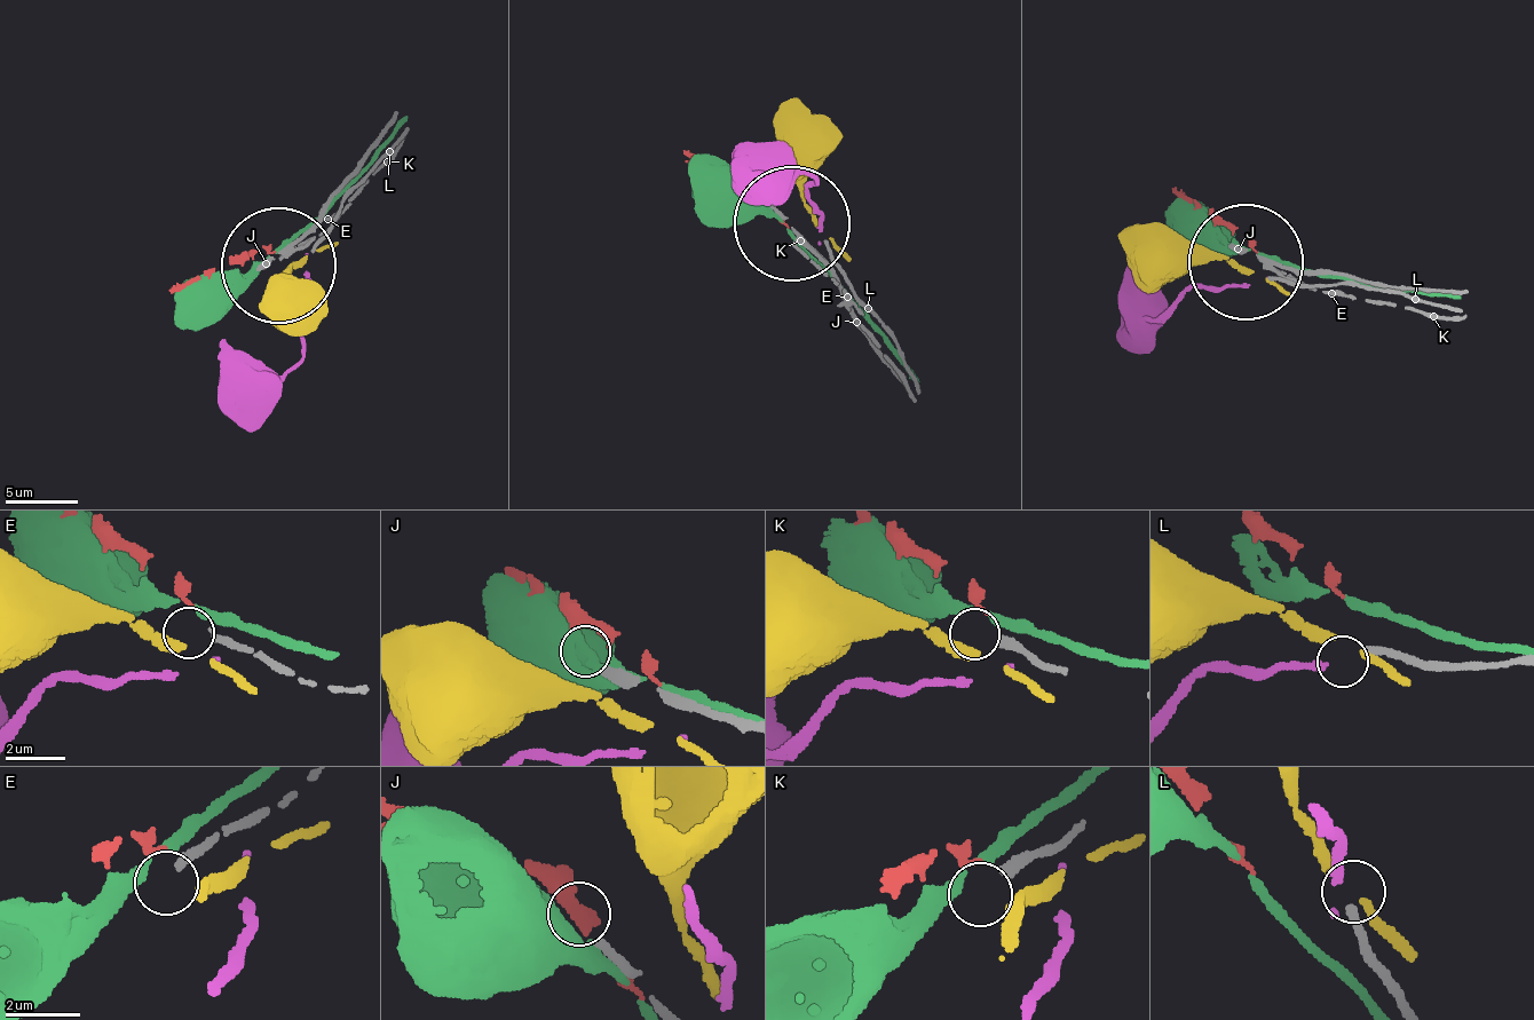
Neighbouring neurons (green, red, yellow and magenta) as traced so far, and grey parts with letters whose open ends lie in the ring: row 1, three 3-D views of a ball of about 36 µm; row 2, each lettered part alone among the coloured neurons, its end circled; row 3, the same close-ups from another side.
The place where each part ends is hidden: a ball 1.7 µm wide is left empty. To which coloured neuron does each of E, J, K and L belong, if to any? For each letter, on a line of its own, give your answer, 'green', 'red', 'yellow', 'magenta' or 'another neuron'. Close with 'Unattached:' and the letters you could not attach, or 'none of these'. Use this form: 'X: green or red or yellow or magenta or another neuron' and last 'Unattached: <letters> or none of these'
E: another neuron
J: another neuron
K: another neuron
L: another neuron
Unattached: E, J, K, L

